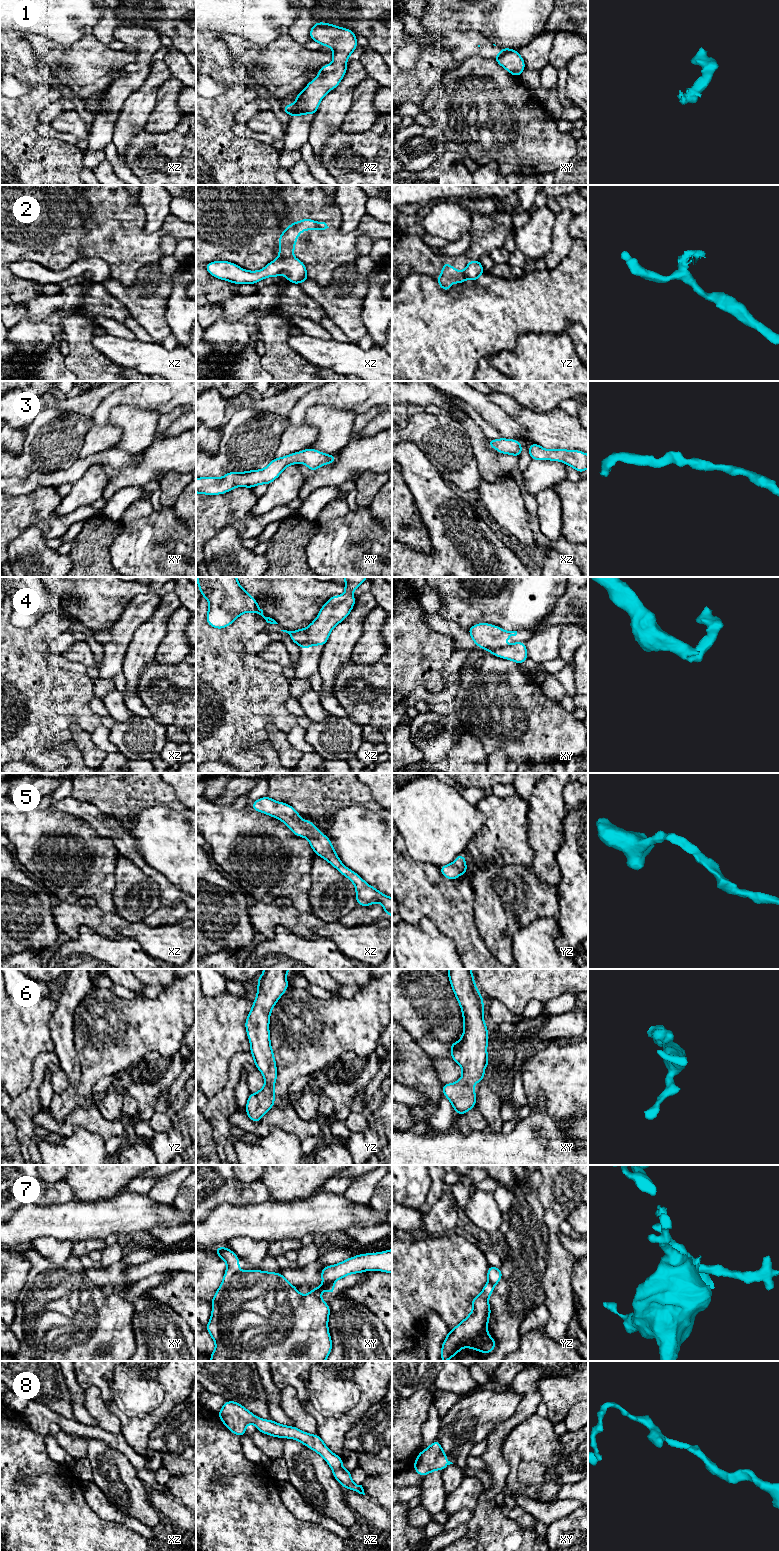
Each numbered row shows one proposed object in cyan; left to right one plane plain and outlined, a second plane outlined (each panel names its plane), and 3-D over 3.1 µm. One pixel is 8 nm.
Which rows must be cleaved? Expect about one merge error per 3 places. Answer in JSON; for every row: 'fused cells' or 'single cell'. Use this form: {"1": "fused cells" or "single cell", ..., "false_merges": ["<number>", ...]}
{"1": "fused cells", "2": "fused cells", "3": "single cell", "4": "fused cells", "5": "single cell", "6": "single cell", "7": "fused cells", "8": "single cell", "false_merges": ["1", "2", "4", "7"]}

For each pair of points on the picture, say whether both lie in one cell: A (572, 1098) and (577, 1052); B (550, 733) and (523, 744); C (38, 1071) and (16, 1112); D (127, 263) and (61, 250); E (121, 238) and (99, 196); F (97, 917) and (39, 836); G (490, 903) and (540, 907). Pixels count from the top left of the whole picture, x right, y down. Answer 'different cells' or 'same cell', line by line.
A: same cell
B: same cell
C: same cell
D: same cell
E: same cell
F: different cells
G: same cell

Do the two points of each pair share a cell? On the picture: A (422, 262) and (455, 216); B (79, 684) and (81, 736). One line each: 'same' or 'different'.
A: different
B: different

